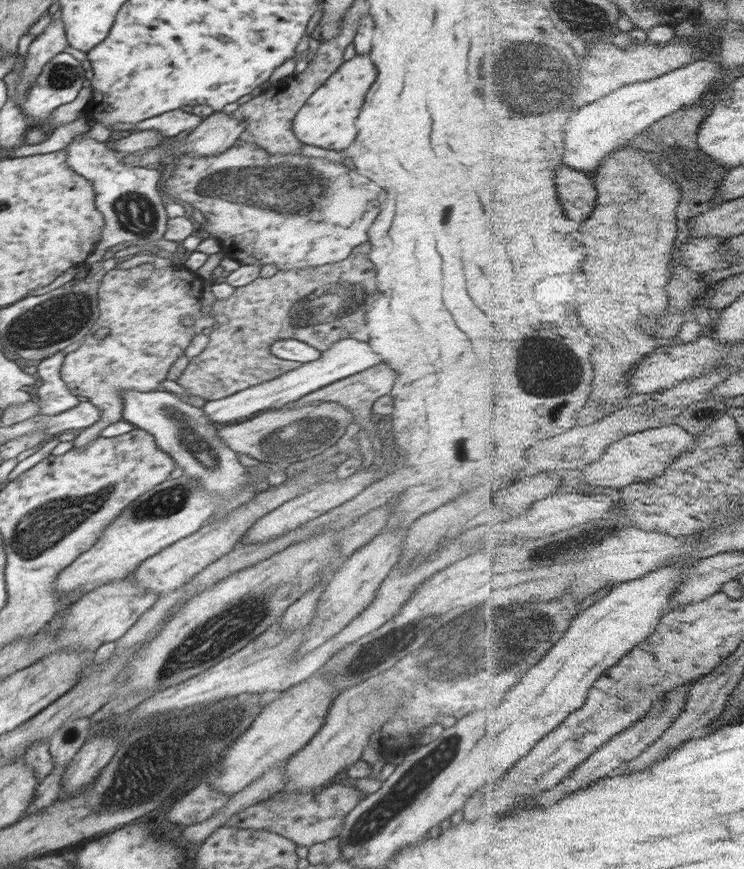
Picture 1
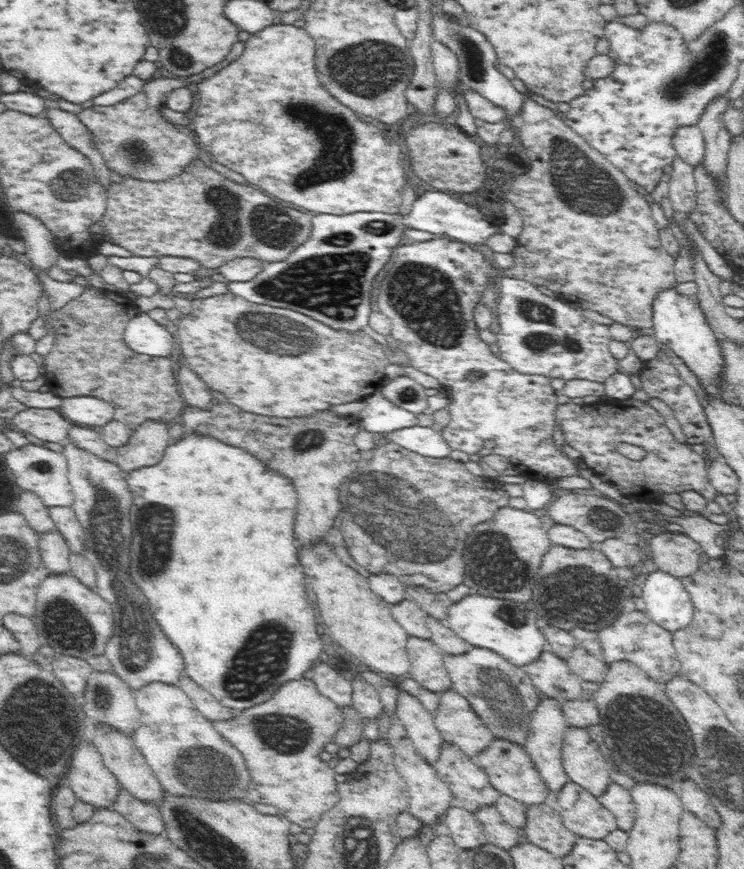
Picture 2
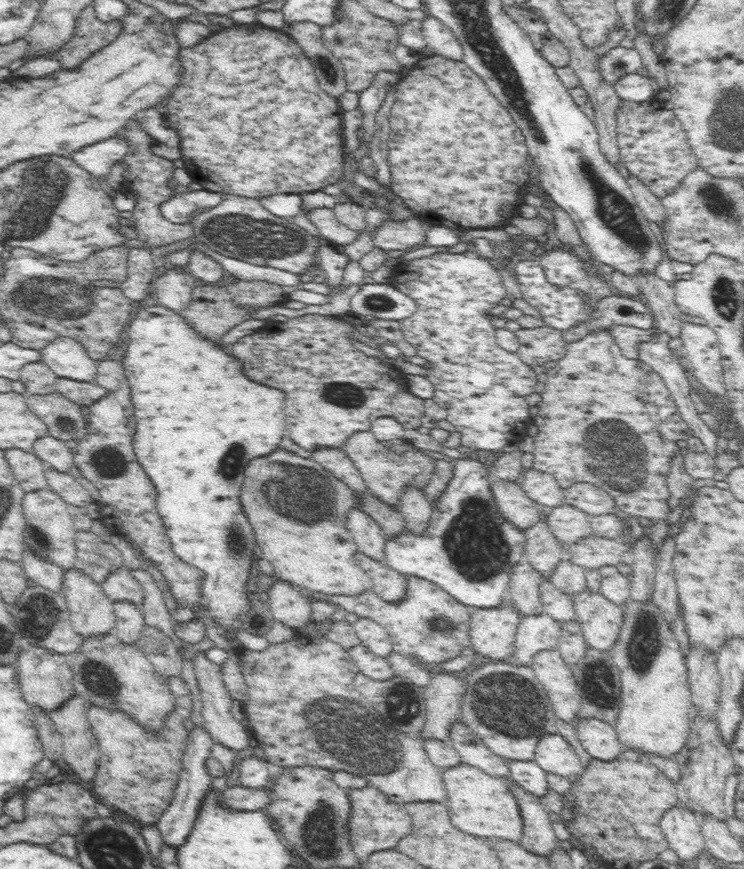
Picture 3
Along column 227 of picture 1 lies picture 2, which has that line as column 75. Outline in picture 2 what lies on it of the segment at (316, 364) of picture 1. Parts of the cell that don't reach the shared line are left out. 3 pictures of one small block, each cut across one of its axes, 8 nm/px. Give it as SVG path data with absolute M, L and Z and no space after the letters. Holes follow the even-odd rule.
M94 396L62 397L62 406L56 410L69 422L81 427L103 427L115 418L115 408Z

